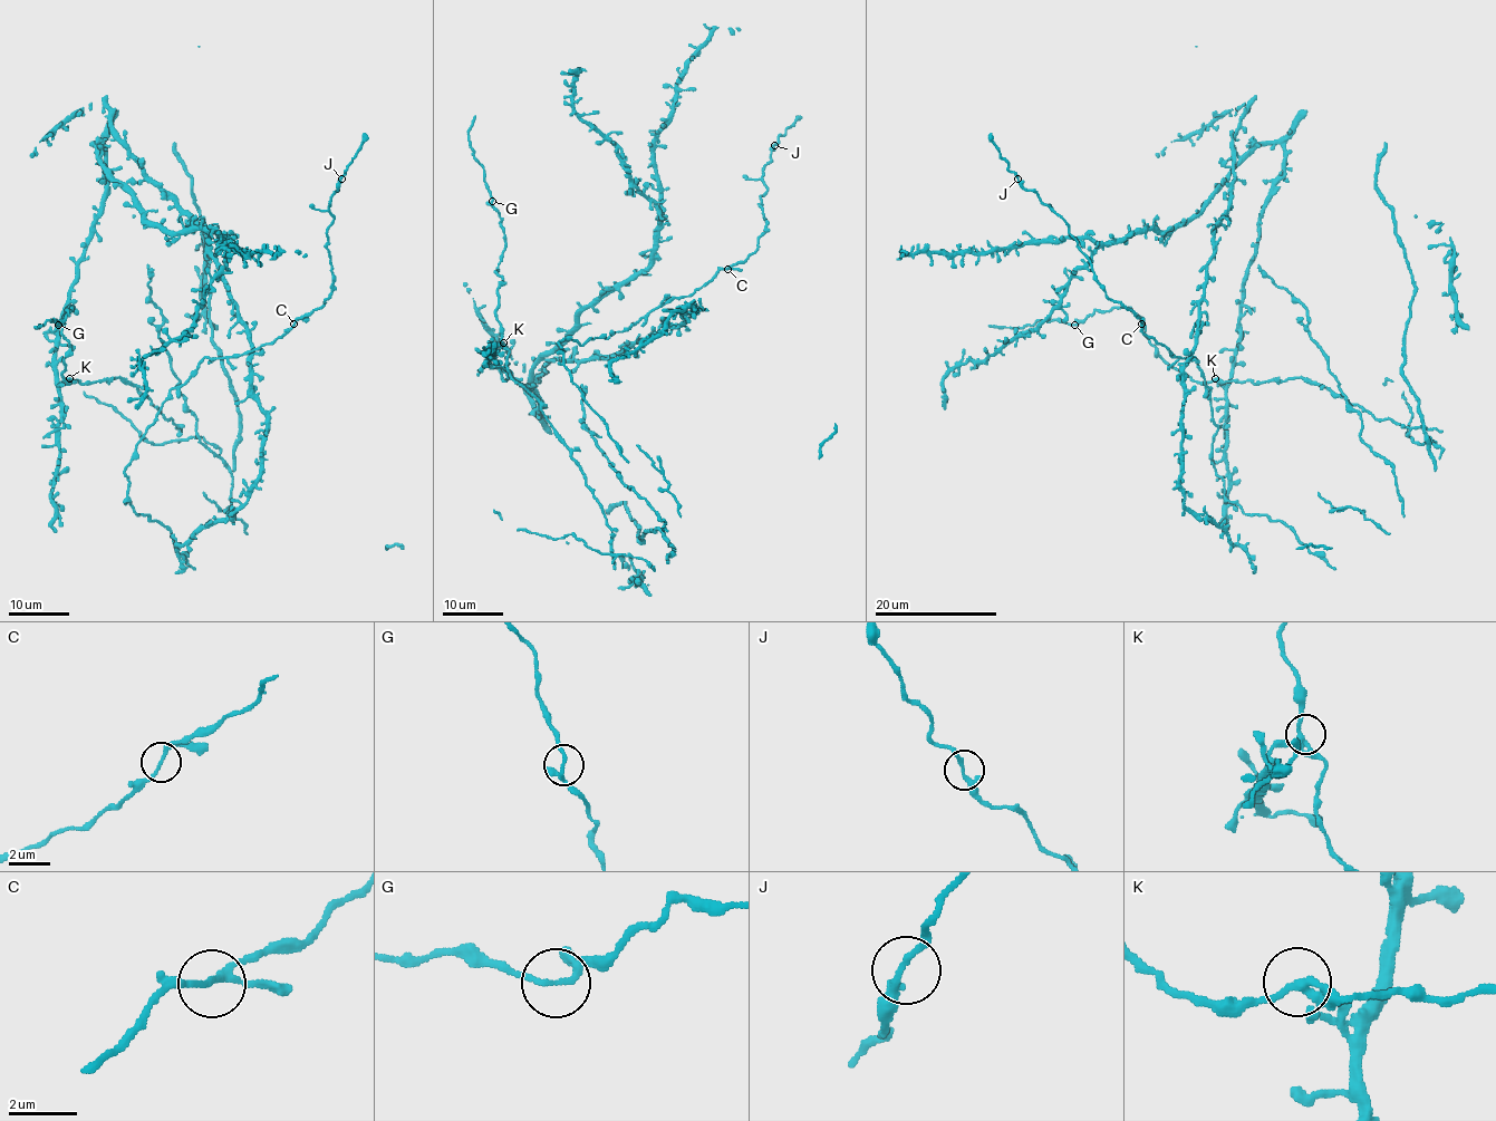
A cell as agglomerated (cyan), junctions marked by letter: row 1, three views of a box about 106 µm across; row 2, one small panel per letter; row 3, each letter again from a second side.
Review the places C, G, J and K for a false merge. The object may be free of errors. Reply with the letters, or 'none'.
none

